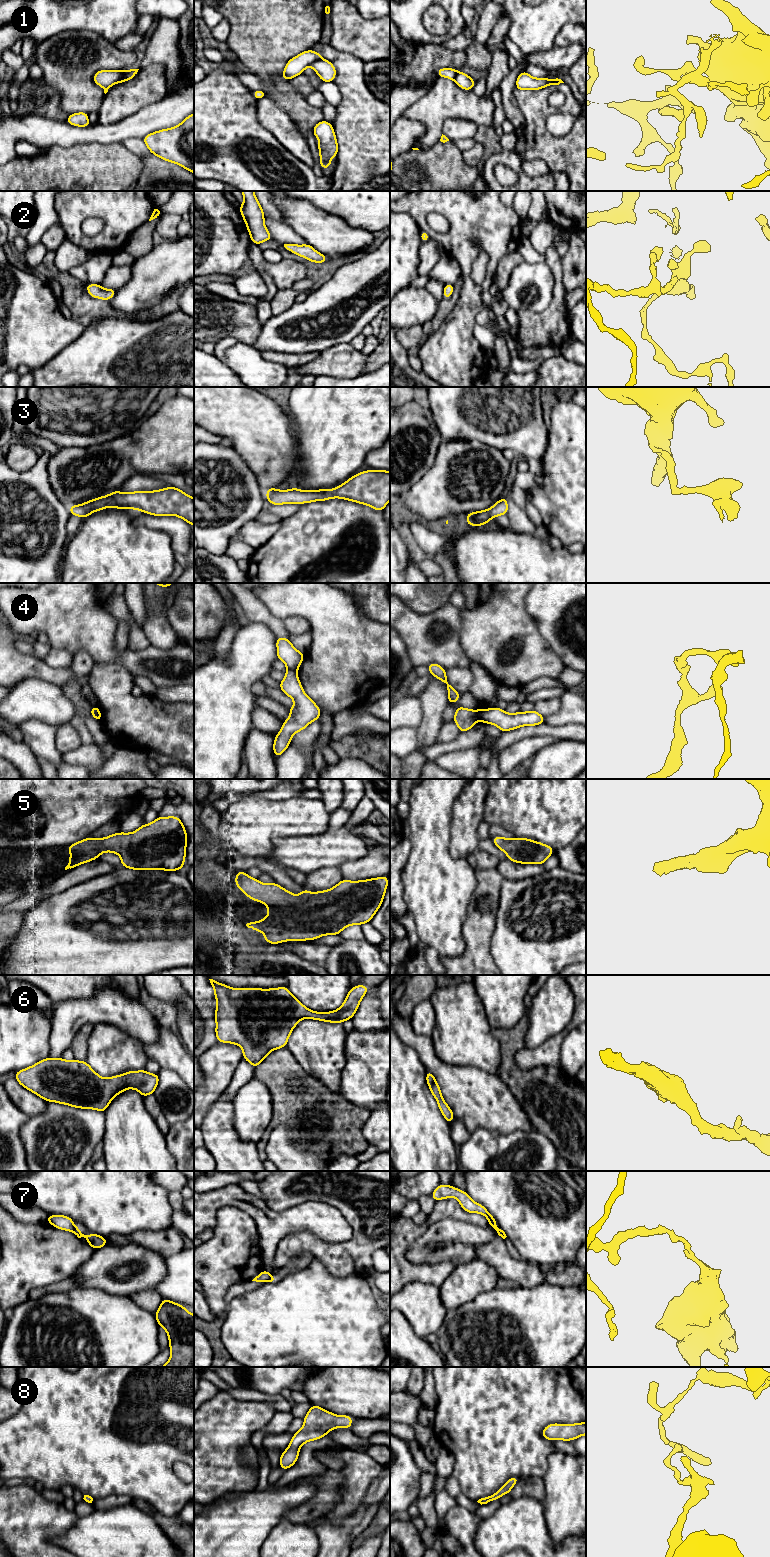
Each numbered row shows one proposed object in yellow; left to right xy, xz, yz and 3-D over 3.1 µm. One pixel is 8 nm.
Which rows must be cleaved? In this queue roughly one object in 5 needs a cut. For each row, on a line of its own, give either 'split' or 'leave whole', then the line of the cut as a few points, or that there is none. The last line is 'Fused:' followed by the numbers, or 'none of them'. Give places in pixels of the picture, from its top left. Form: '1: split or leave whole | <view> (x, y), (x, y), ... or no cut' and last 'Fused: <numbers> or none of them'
1: split | xy (128, 70), (117, 82)
2: leave whole | no cut
3: leave whole | no cut
4: split | xz (287, 668), (296, 670)
5: leave whole | no cut
6: leave whole | no cut
7: split | xy (74, 1227), (71, 1231)
8: leave whole | no cut
Fused: 1, 4, 7

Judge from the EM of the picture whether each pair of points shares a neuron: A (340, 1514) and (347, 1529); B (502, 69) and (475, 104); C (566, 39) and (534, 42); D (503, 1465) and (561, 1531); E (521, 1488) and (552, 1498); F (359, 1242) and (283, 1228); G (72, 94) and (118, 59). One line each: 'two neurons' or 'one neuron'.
A: two neurons
B: two neurons
C: two neurons
D: two neurons
E: two neurons
F: two neurons
G: one neuron

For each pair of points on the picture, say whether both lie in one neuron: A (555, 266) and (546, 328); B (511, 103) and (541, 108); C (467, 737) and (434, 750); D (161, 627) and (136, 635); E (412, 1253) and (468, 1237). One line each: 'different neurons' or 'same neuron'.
A: same neuron
B: different neurons
C: same neuron
D: different neurons
E: same neuron

